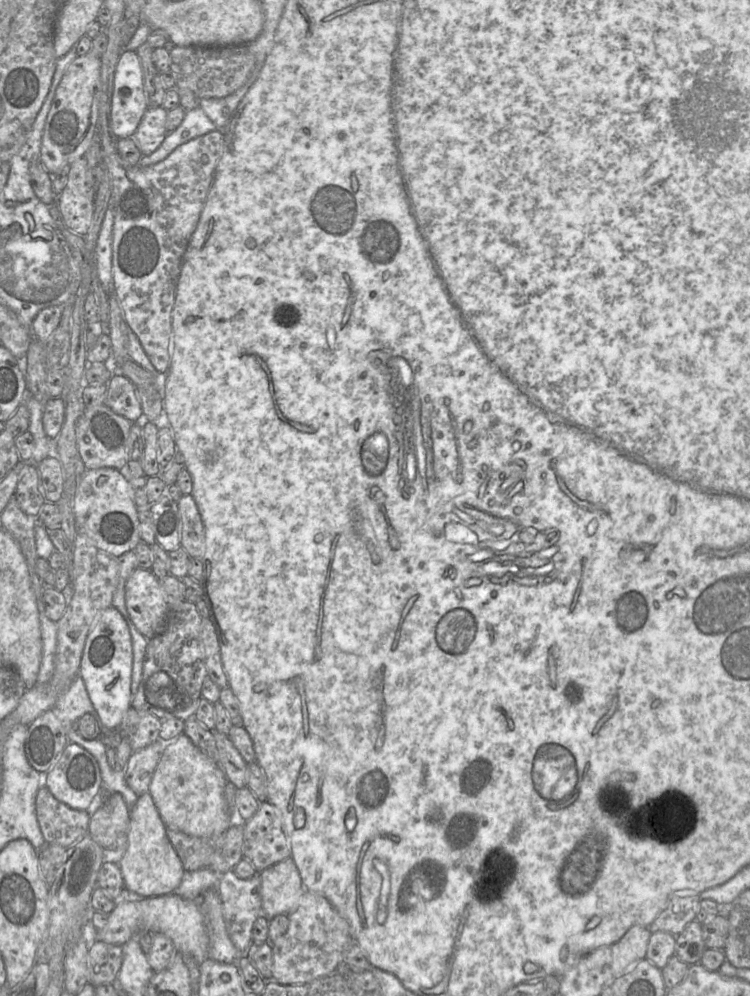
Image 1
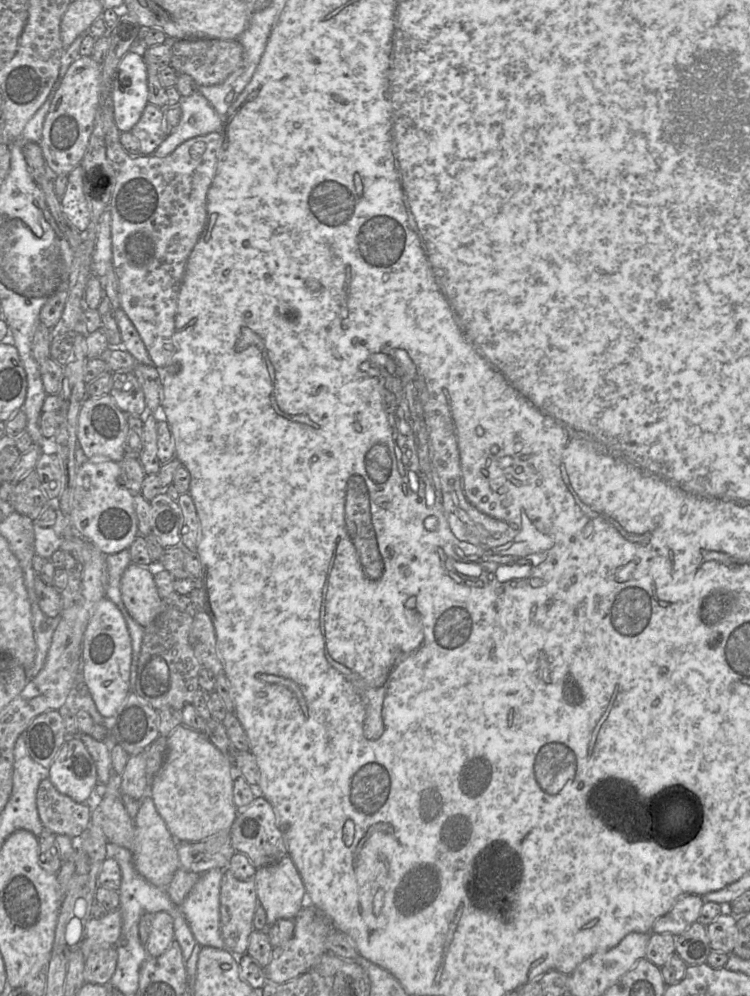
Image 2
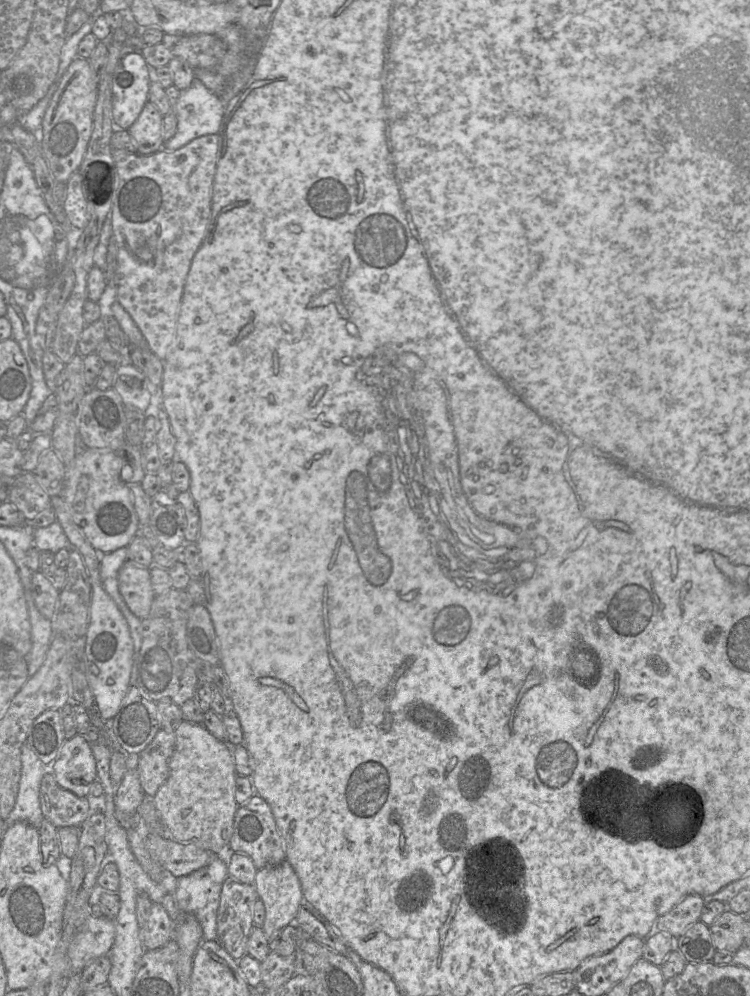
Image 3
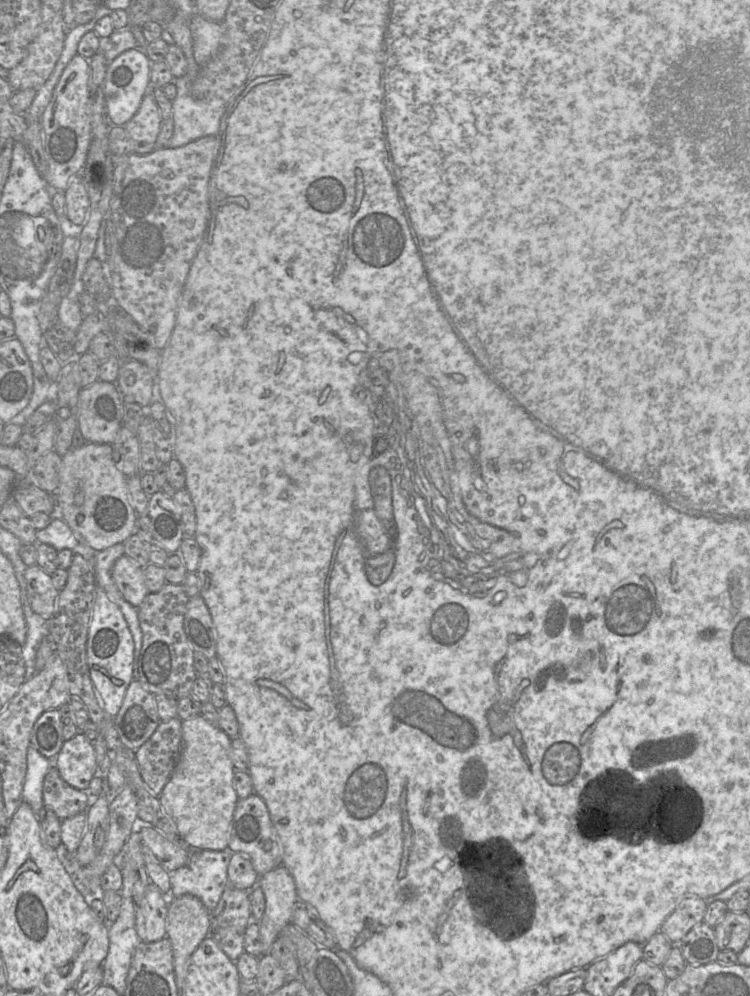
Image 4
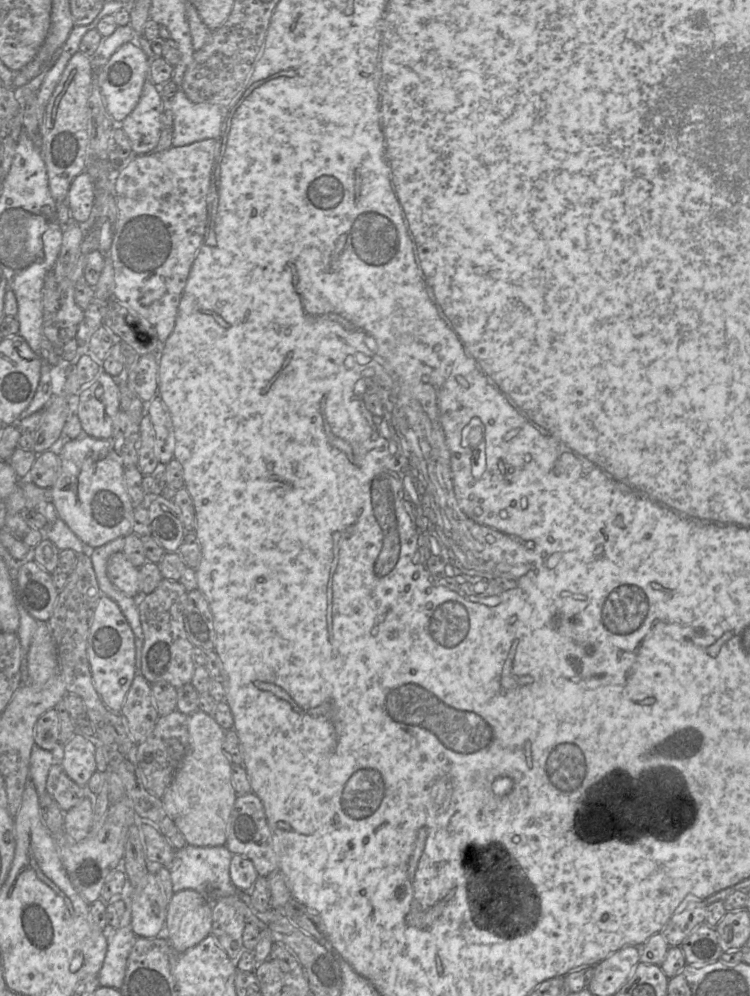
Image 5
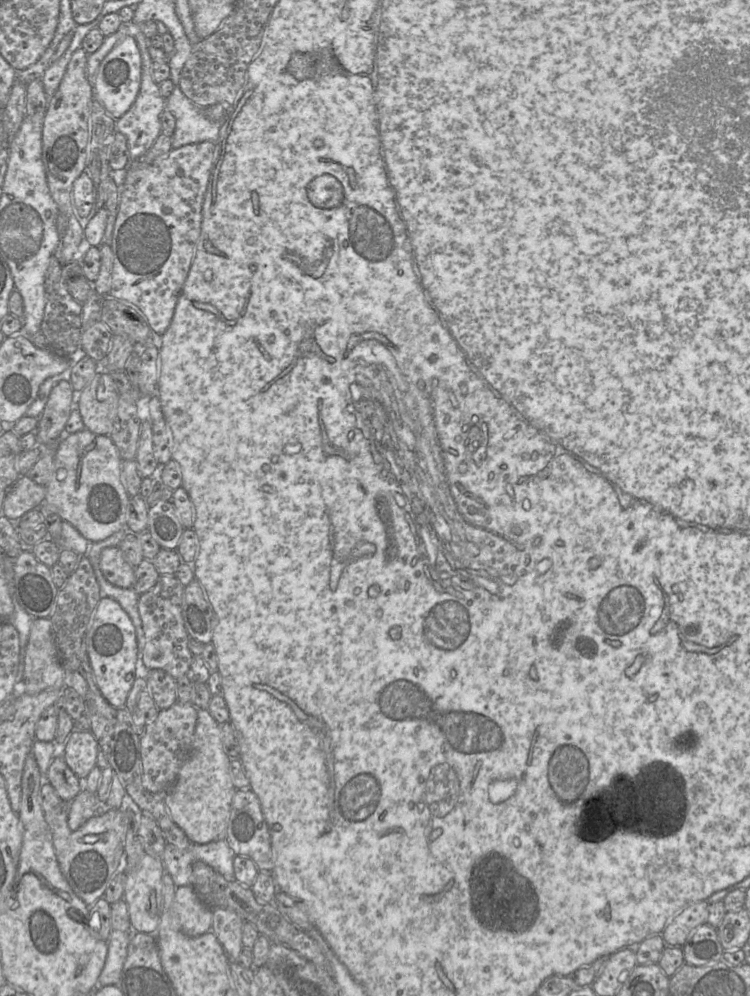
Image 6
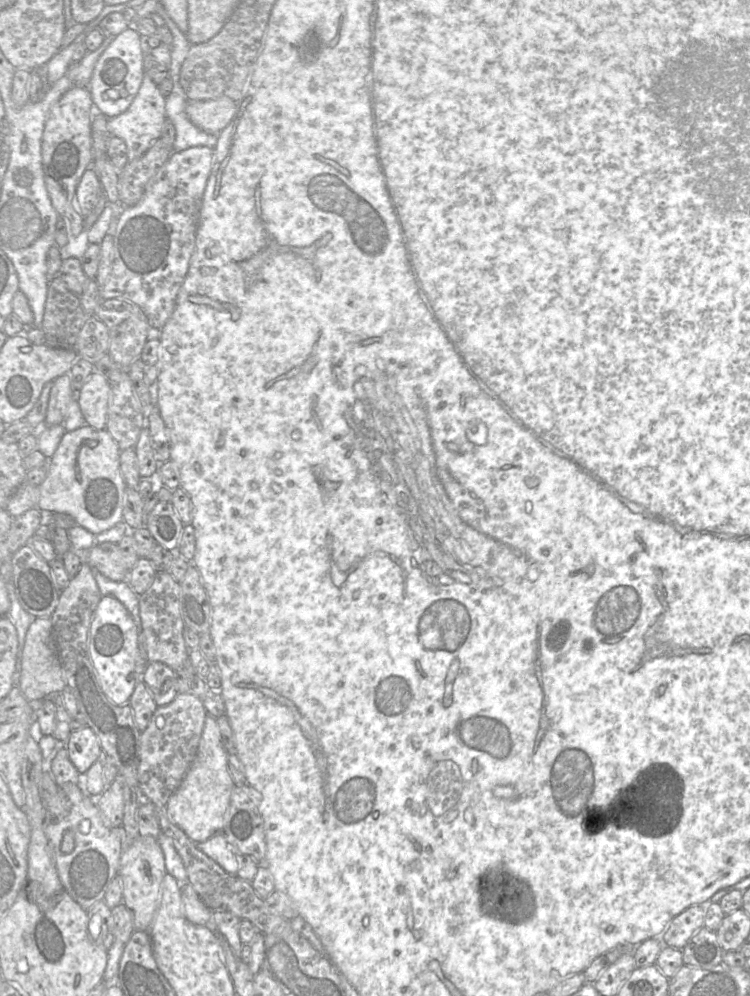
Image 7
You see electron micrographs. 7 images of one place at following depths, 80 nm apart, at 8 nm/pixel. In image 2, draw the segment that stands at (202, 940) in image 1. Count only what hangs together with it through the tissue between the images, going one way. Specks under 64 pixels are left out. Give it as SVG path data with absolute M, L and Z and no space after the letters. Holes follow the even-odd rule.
M119 909L107 912L102 918L90 918L86 925L86 936L81 942L80 950L87 955L101 946L115 946L118 942L122 927Z

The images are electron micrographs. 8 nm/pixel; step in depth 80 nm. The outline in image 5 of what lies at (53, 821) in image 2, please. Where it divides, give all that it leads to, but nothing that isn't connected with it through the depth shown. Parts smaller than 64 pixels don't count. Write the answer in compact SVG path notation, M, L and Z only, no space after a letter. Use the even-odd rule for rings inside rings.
M61 763L51 766L46 781L46 791L63 812L67 812L86 798L85 787L81 787L71 780Z

